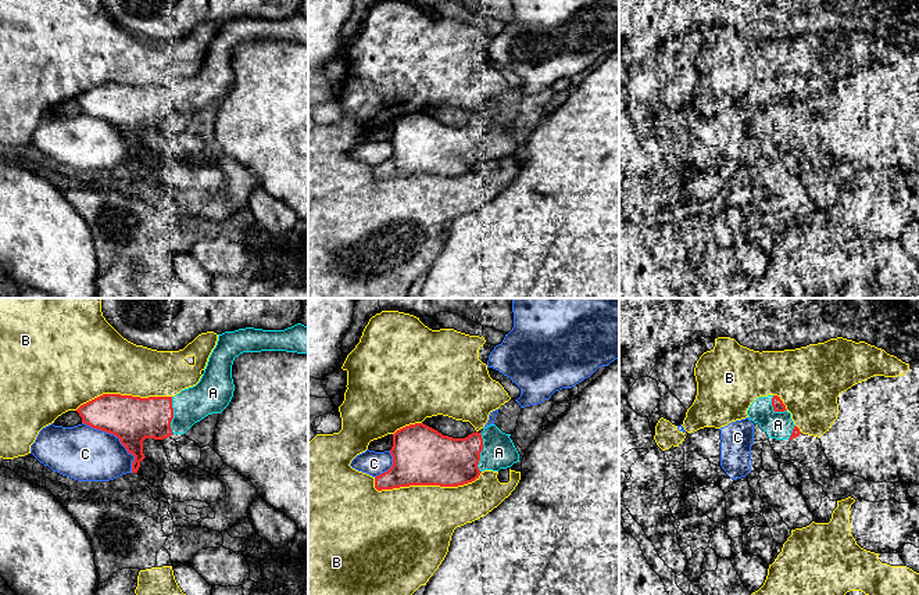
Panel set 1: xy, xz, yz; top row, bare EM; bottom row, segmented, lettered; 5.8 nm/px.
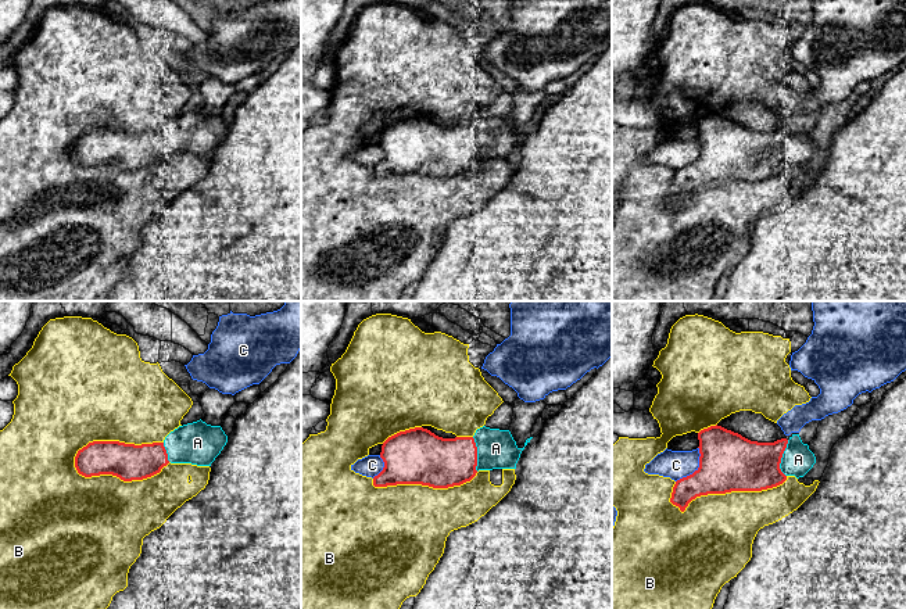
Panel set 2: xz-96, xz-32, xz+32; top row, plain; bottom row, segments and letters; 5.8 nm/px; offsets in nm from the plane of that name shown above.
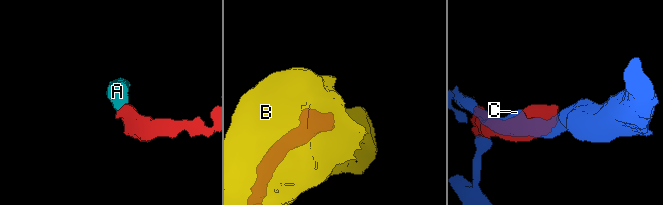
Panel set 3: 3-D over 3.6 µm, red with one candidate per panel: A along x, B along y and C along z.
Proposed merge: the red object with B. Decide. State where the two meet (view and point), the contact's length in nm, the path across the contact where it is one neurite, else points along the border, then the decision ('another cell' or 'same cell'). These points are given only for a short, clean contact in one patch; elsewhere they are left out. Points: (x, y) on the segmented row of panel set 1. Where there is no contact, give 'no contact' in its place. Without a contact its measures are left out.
contact xz (428, 484); length 650 nm; another cell

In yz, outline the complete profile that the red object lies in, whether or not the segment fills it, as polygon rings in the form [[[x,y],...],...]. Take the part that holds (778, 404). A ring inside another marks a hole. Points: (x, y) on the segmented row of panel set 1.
[[[777,395],[757,398],[747,411],[748,419],[758,423],[769,438],[793,440],[801,434],[791,413]]]

